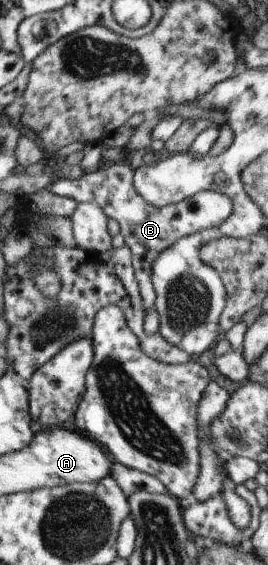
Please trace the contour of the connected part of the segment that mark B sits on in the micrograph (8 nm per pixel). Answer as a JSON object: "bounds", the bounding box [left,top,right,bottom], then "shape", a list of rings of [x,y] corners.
{"bounds":[47,163,232,310],"shape":[[[114,163],[101,166],[92,172],[81,173],[71,179],[58,178],[47,189],[54,195],[69,197],[76,202],[96,204],[107,218],[116,221],[124,245],[131,253],[131,266],[141,295],[141,310],[153,305],[155,291],[151,280],[152,262],[179,237],[206,228],[218,227],[229,215],[232,204],[229,197],[216,191],[199,191],[181,202],[157,208],[146,203],[134,189],[134,166],[128,163]]]}

